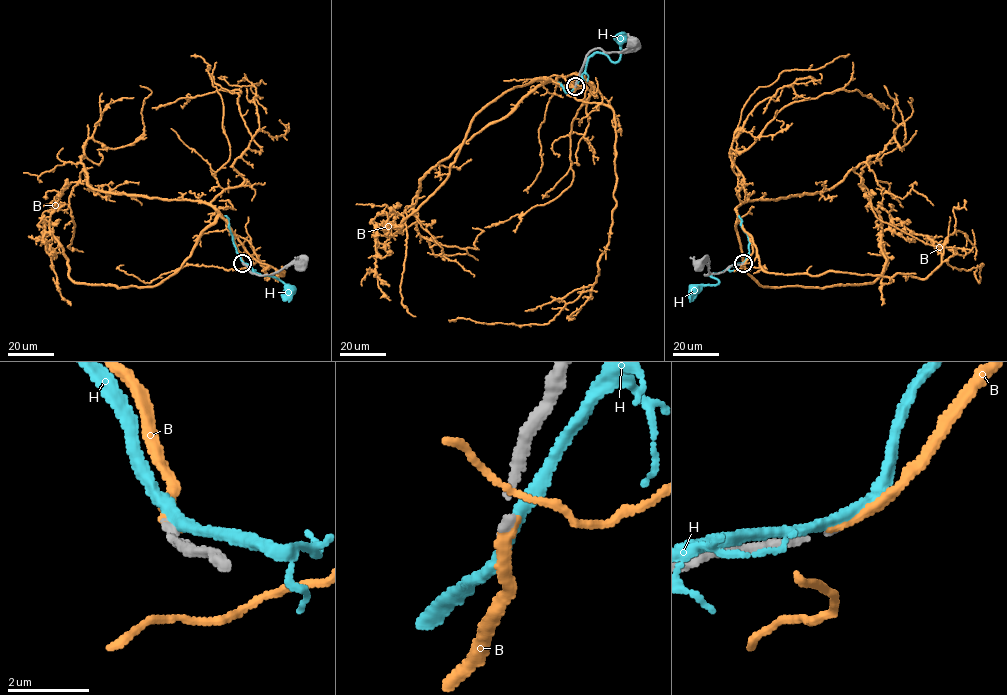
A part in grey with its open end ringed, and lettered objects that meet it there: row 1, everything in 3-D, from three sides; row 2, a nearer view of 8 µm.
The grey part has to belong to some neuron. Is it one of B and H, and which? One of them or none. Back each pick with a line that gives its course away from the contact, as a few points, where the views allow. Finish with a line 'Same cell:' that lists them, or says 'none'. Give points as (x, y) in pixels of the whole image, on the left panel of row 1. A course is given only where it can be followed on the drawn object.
B: via (243, 263), (233, 235), (284, 274), (265, 278), (258, 261), (229, 270), (195, 265), (144, 282), (123, 265)
Same cell: B

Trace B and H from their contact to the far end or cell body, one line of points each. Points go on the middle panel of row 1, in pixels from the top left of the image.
B: (576, 86), (566, 93), (608, 106), (615, 127), (616, 206), (596, 282), (545, 324), (456, 321)
H: (575, 86), (587, 60), (594, 53), (603, 53), (613, 62), (618, 60), (620, 38)

